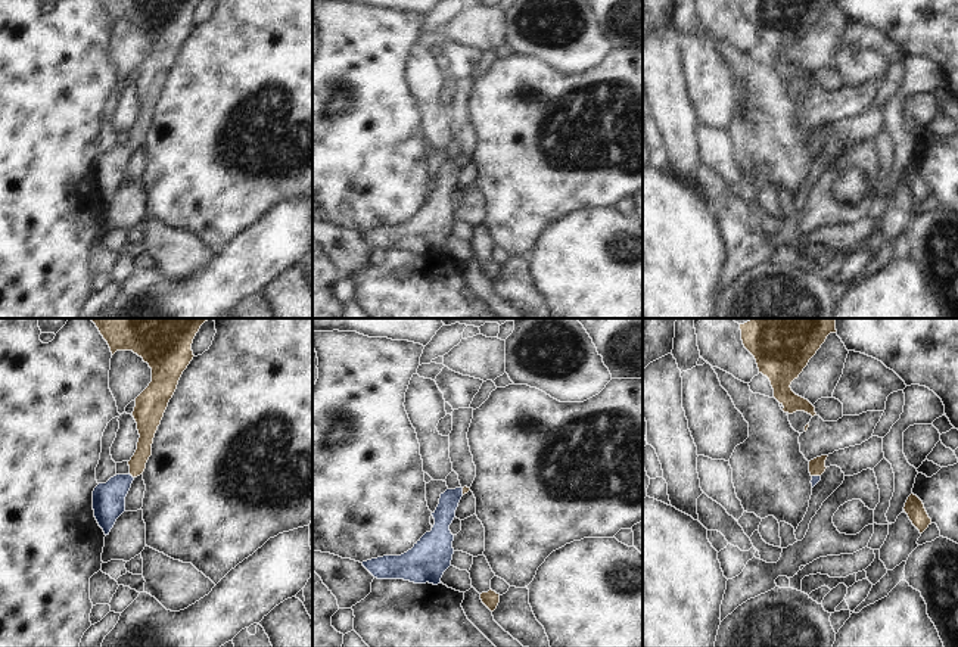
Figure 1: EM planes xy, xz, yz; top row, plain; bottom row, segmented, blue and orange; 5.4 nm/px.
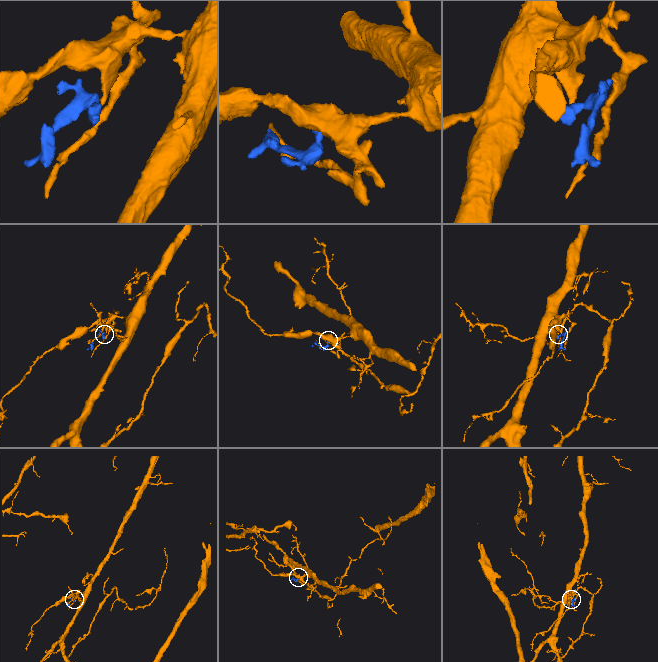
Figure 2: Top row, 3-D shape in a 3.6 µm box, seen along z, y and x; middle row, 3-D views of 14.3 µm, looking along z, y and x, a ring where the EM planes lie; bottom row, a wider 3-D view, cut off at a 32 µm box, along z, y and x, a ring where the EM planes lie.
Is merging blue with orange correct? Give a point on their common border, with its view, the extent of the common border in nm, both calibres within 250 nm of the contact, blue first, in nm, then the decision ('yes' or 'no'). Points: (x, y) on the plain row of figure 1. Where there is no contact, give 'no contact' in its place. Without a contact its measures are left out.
contact xy (131, 146); length 40 nm; calibres 180 and 90 nm; yes

